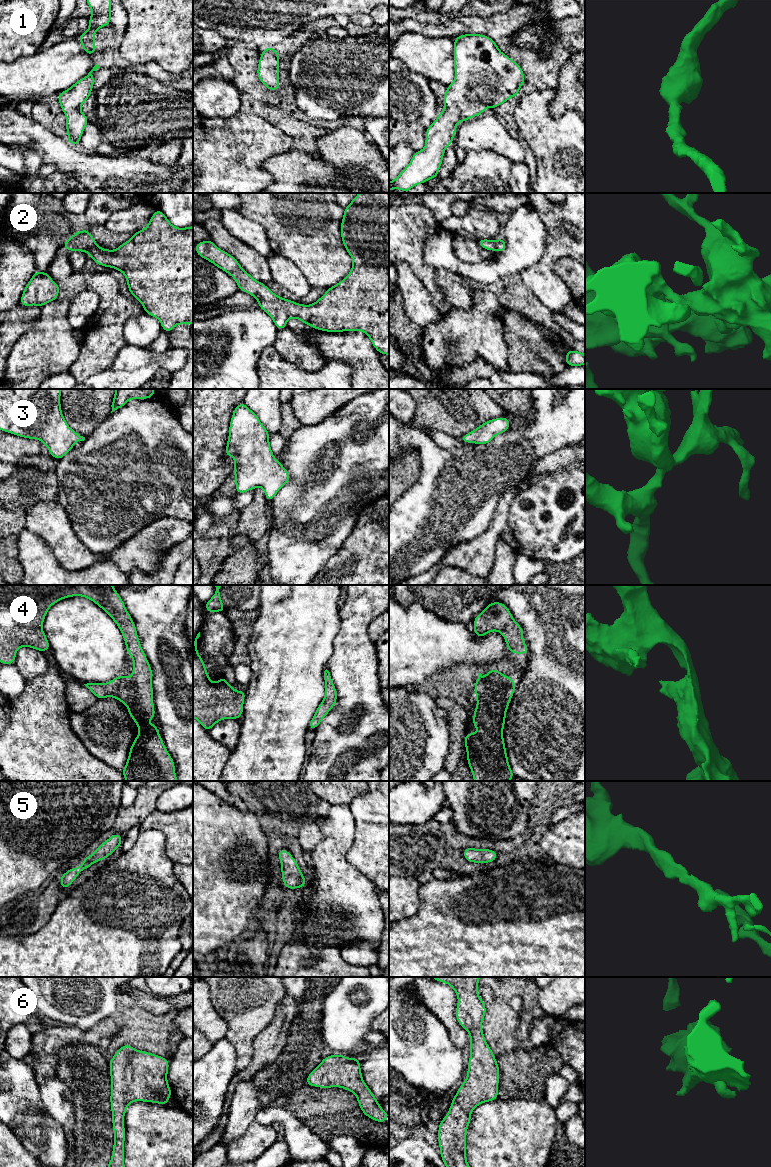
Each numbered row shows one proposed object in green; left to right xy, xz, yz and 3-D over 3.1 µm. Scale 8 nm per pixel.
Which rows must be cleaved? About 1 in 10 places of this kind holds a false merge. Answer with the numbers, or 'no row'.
no row

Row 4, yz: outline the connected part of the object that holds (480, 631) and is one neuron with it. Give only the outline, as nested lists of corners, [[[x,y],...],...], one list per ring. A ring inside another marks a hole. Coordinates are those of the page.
[[[491,602],[488,604],[475,617],[473,624],[473,631],[476,636],[483,637],[495,630],[500,632],[505,638],[508,651],[514,654],[529,653],[523,638],[523,628],[514,620],[504,603]]]

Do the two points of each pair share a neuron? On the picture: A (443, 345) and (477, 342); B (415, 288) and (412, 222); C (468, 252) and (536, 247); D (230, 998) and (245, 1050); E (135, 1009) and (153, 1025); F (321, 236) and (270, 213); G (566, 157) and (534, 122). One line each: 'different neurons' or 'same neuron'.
A: same neuron
B: different neurons
C: different neurons
D: same neuron
E: same neuron
F: same neuron
G: same neuron

